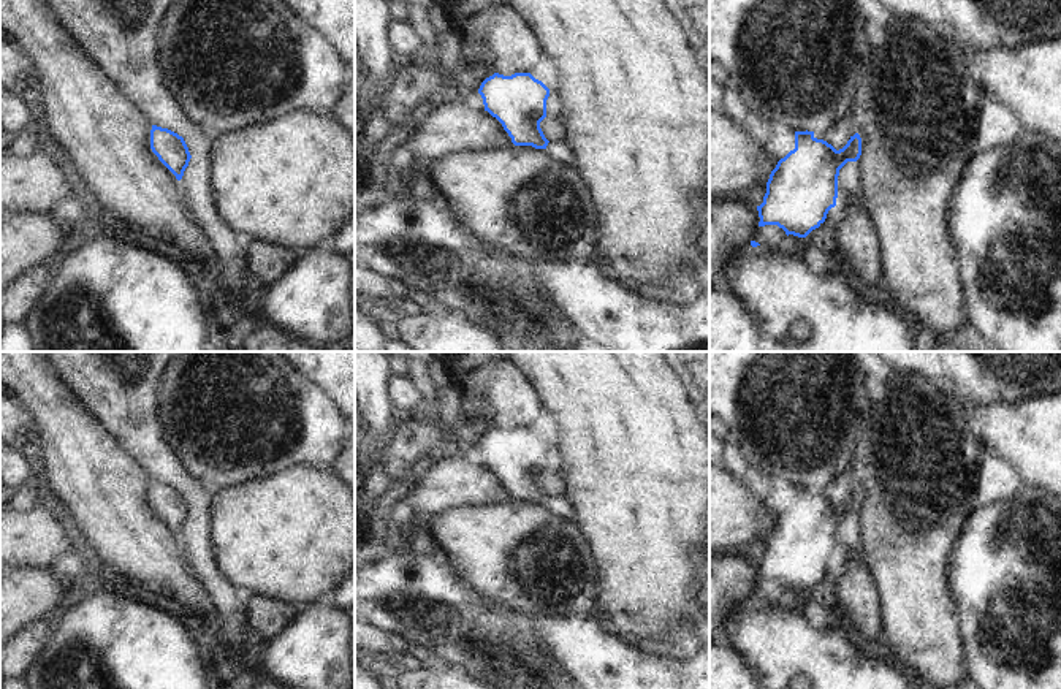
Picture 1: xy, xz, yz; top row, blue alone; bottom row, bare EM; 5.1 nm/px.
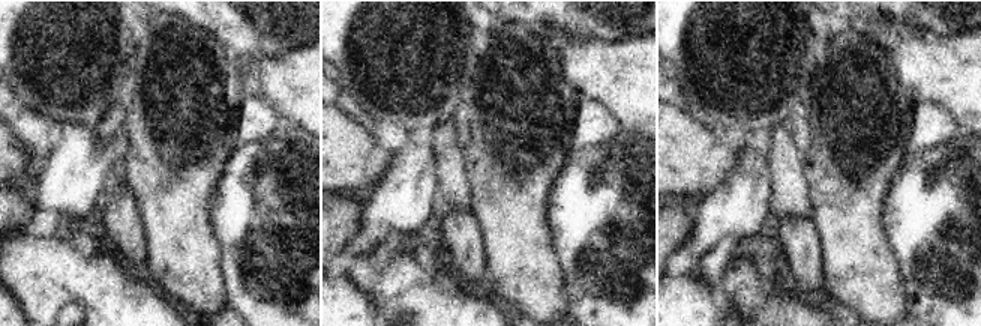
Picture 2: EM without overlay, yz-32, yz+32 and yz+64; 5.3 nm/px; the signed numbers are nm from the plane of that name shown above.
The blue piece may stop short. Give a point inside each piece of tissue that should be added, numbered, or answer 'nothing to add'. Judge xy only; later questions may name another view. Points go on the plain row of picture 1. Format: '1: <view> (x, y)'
nothing to add

